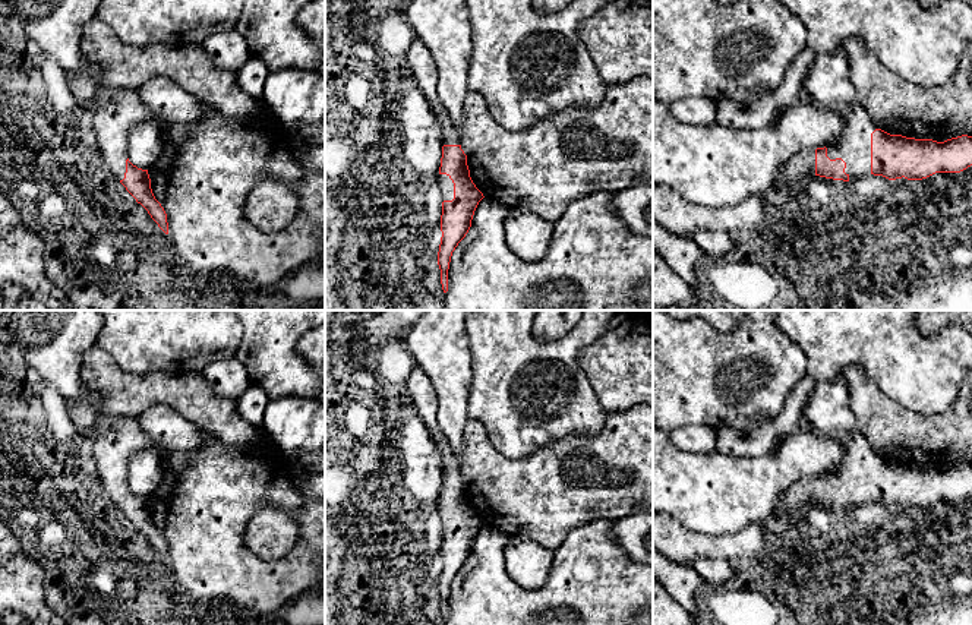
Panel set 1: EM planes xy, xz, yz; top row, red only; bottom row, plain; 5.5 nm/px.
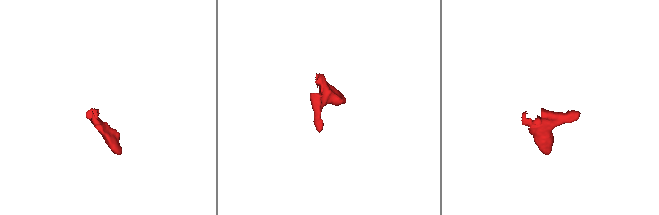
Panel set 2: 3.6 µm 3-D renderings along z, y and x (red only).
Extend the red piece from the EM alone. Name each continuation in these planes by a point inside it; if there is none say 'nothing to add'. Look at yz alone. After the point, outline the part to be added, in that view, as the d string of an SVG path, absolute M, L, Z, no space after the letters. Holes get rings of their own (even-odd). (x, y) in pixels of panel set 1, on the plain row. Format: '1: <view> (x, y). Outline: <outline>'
1: yz (823, 406). Outline: M807 375L793 386L780 413L769 424L763 424L747 433L730 427L713 429L706 424L689 424L669 432L669 439L676 448L689 452L760 457L770 454L780 439L789 438L798 429L798 423L805 420L811 432L833 438L842 444L845 451L843 458L839 470L827 476L827 484L830 487L842 486L846 490L845 501L849 504L849 508L853 508L871 502L871 461L877 455L861 432L848 401L849 392L843 375L827 382L818 382Z

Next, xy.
1: xy (116, 439). Outline: M101 411L97 413L92 454L102 486L119 508L123 508L126 501L129 461L142 449L164 452L141 429L135 417L111 417Z

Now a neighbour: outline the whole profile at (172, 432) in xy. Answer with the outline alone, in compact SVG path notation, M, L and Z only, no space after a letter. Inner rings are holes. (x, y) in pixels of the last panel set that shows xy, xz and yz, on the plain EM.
M164 404L145 410L136 420L141 429L167 452L193 451L202 445L198 427Z

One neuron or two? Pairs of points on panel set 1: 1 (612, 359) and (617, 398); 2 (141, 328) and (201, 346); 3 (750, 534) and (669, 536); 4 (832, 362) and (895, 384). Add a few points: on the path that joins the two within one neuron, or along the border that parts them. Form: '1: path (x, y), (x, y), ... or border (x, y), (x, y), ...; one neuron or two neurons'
1: path (617, 369), (617, 388); one neuron
2: path (155, 328), (183, 328), (186, 331); one neuron
3: path (729, 545), (690, 545); one neuron
4: path (848, 357), (868, 357), (879, 368); one neuron

